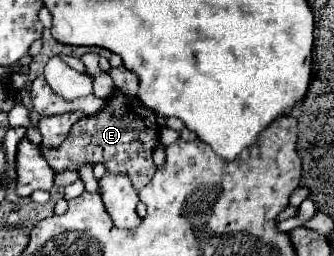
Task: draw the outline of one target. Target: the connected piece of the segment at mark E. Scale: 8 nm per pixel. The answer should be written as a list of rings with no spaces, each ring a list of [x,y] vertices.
[[[115,90],[101,112],[81,118],[73,124],[67,142],[63,142],[59,148],[43,148],[43,154],[49,162],[49,166],[55,172],[65,170],[79,170],[83,164],[103,164],[105,172],[111,174],[125,174],[133,182],[135,190],[141,190],[155,174],[157,166],[153,164],[153,148],[159,142],[159,124],[157,114],[143,106],[137,96],[127,96],[121,90]]]

